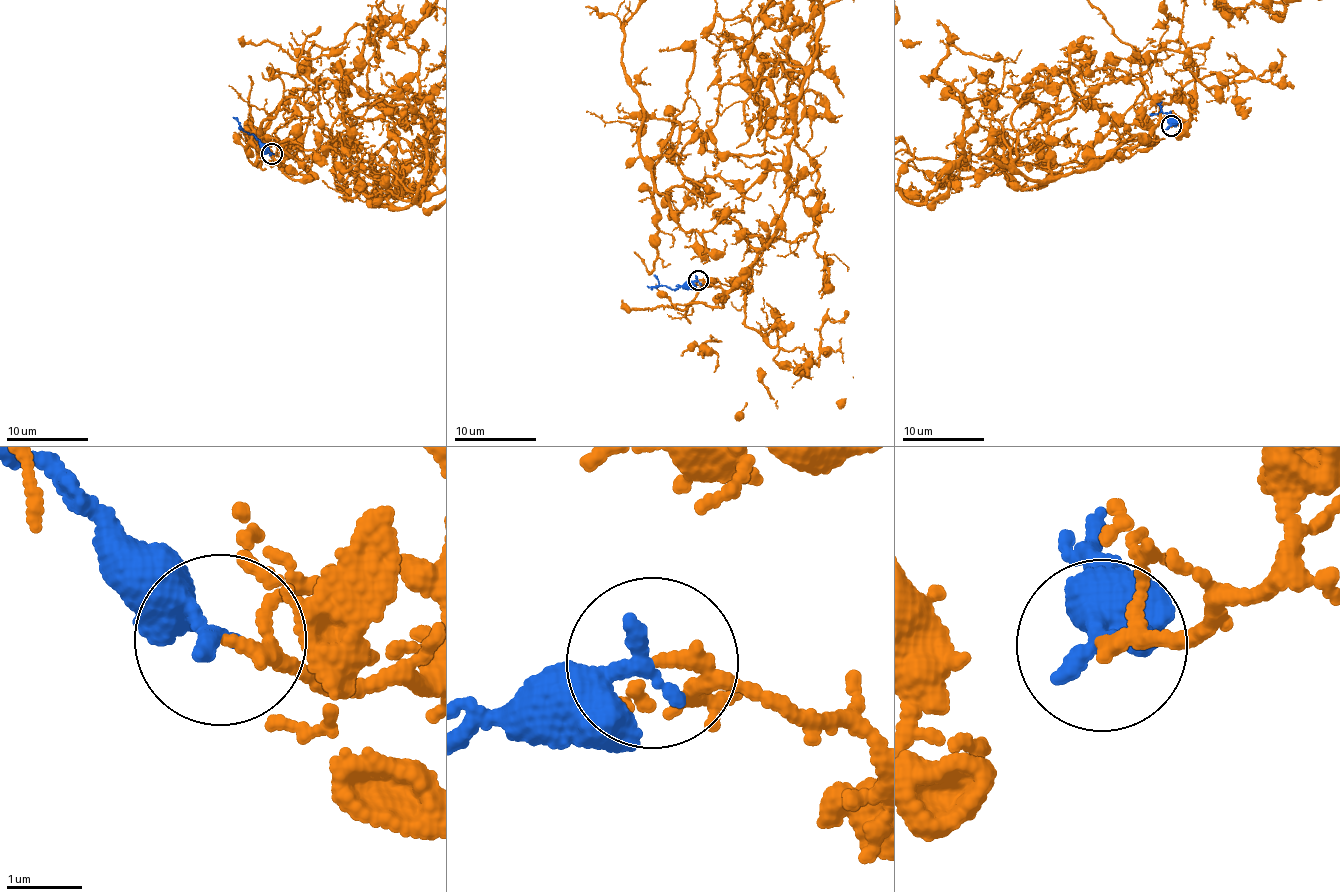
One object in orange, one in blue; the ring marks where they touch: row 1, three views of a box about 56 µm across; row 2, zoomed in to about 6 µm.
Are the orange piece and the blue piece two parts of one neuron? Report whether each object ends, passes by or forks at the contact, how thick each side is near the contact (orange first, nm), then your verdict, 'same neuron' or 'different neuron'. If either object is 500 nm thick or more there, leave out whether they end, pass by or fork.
orange passes by; blue ends; calibres 150 and 340 nm; same neuron

